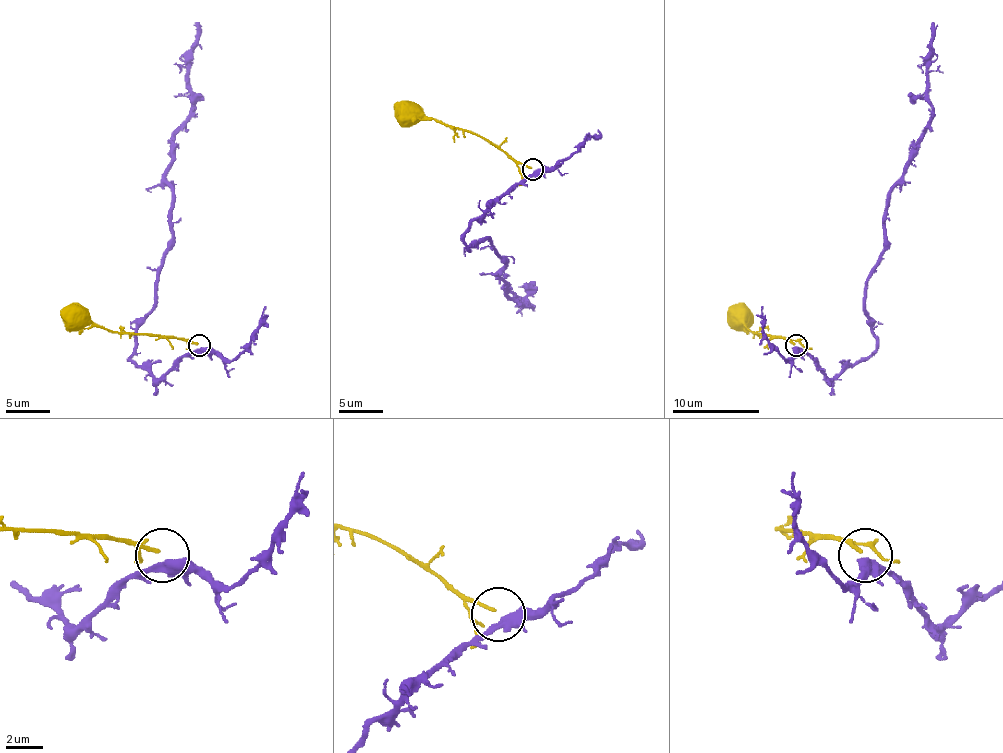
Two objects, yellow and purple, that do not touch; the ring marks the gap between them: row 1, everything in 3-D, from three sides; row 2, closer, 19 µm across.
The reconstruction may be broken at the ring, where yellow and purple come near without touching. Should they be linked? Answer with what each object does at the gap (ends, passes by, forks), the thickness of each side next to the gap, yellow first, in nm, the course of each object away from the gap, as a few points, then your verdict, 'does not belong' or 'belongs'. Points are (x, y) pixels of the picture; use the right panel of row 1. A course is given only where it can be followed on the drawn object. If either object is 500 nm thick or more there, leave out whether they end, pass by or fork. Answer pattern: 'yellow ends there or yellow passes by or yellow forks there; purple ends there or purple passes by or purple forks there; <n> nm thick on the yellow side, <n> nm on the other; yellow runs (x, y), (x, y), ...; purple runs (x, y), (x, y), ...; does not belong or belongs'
yellow ends there; purple passes by; 180 nm thick on the yellow side, 440 nm on the other; yellow runs (794, 344), (785, 337), (759, 335), (732, 313), (735, 311); purple runs (798, 348), (831, 379), (876, 348), (866, 278), (883, 250), (887, 193), (931, 115), (929, 45), (938, 25); does not belong

